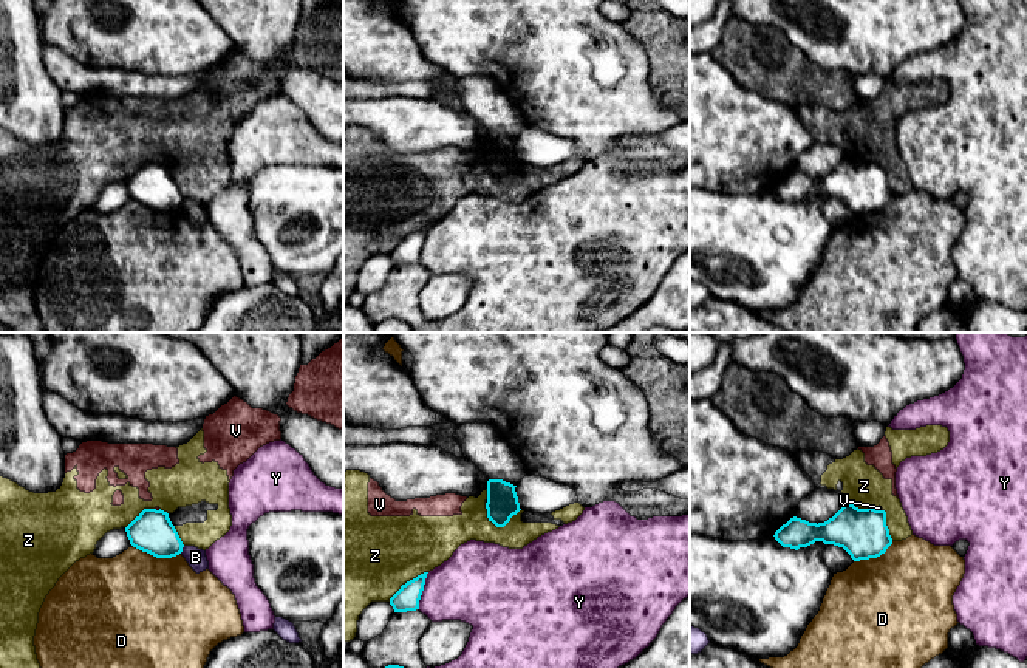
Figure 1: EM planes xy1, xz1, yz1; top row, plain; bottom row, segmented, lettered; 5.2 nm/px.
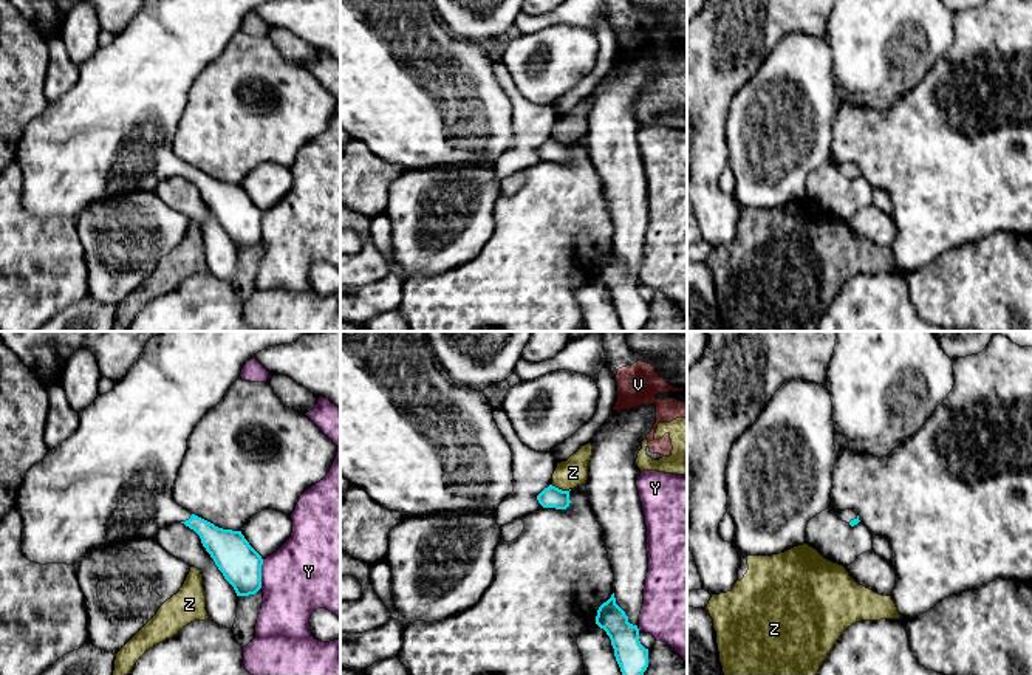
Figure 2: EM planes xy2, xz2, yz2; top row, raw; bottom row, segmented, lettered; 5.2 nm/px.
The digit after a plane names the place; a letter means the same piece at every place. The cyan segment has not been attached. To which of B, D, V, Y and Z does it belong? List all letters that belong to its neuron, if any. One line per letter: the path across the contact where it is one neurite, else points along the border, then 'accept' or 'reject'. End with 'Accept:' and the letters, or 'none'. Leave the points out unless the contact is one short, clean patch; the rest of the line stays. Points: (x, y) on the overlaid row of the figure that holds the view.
B: reject
D: border along xy1 (132, 545), (156, 557), (175, 557), (180, 554); reject
V: border along yz1 (874, 507), (882, 511); reject
Y: reject
Z: reject
Accept: none

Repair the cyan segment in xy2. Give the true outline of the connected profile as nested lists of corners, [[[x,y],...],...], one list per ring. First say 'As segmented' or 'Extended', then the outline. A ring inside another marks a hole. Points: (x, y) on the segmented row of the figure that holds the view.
Extended. [[[162,331],[161,334],[152,338],[145,344],[139,359],[130,367],[127,375],[119,381],[116,381],[108,393],[99,395],[88,407],[85,407],[79,413],[77,430],[70,438],[67,438],[62,444],[59,444],[54,449],[50,449],[45,458],[37,464],[34,464],[26,472],[26,477],[20,489],[17,491],[15,506],[14,506],[19,509],[23,523],[23,529],[22,529],[23,556],[28,560],[40,565],[67,564],[74,567],[76,564],[82,562],[94,551],[114,545],[124,545],[127,540],[132,539],[155,539],[155,536],[162,526],[167,526],[173,522],[181,522],[200,536],[203,547],[210,554],[215,565],[223,573],[224,579],[234,587],[237,596],[255,594],[261,588],[261,565],[263,565],[261,556],[249,545],[249,542],[244,539],[241,531],[218,528],[214,523],[195,514],[190,514],[187,509],[179,506],[173,500],[172,489],[187,451],[189,435],[192,433],[195,426],[201,421],[201,418],[223,399],[227,389],[240,378],[243,365],[249,359],[255,358],[258,351],[268,347],[291,344],[300,339],[302,336],[311,333],[322,333],[322,331]]]

